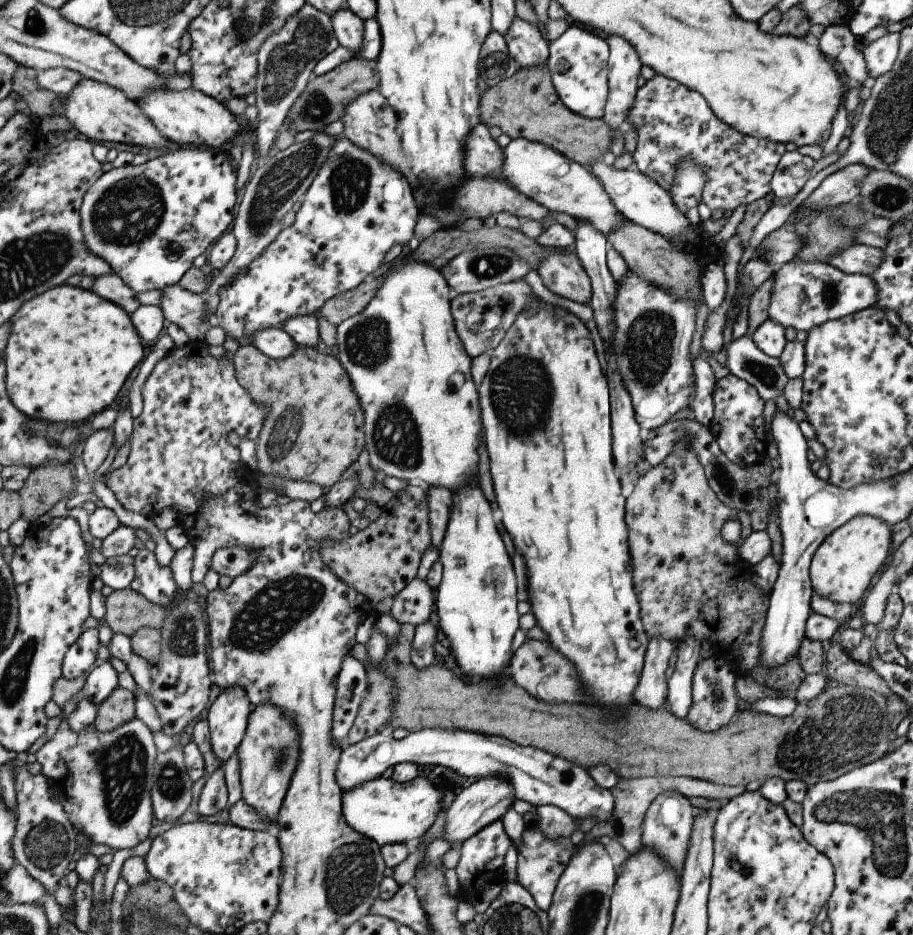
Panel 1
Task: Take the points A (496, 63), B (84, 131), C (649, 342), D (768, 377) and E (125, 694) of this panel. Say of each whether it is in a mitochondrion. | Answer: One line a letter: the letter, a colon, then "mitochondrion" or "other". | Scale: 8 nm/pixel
A: mitochondrion
B: other
C: mitochondrion
D: mitochondrion
E: other

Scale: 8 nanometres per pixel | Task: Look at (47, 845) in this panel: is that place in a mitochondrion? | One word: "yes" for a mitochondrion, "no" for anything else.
yes

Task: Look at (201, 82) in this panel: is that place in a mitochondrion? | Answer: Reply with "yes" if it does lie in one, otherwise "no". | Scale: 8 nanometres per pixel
no

